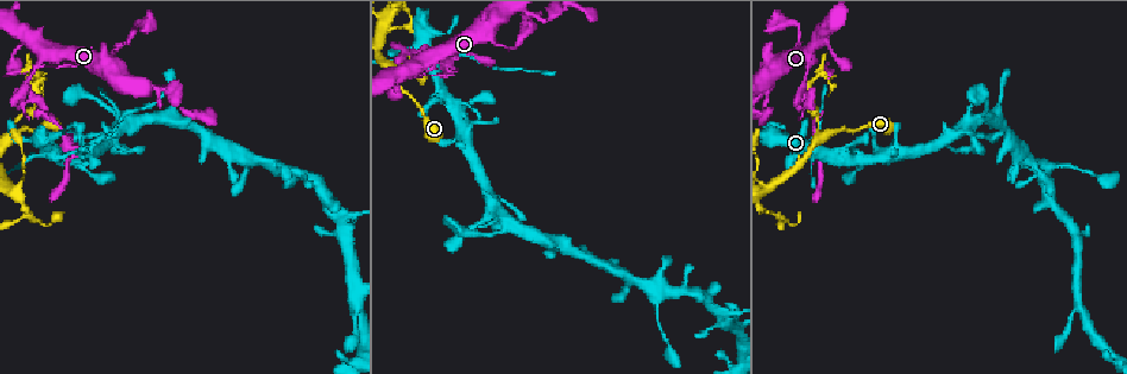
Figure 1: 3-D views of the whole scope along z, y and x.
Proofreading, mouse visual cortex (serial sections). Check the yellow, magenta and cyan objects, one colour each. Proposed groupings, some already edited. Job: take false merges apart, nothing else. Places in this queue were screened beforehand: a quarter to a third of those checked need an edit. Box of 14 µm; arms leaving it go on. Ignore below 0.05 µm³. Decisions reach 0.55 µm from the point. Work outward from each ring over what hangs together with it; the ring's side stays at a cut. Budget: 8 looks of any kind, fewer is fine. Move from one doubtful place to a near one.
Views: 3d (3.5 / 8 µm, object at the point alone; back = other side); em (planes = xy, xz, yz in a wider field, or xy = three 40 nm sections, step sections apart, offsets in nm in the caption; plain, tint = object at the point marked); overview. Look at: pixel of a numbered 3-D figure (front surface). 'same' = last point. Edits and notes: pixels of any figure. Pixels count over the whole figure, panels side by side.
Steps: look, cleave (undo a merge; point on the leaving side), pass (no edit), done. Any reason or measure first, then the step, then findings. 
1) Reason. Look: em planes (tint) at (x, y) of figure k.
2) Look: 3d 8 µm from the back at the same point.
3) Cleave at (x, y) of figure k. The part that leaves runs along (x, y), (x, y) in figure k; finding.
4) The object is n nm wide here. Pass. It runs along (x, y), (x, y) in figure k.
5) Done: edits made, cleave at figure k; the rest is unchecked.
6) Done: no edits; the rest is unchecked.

Abrupt turn. Look: 3d 3.5 µm at (548, 20) of figure 1.

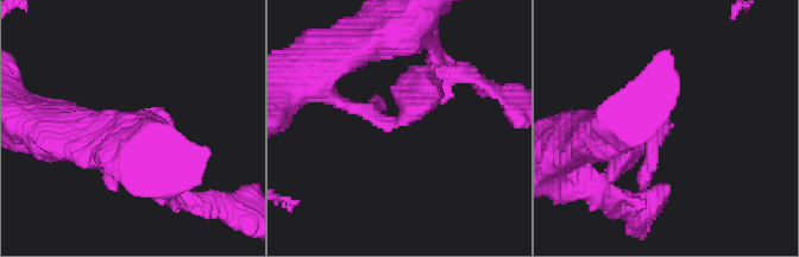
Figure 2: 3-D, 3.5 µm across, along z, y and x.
Now the EM. Look: em xy step 5 (tint) at (404, 115) of figure 2.

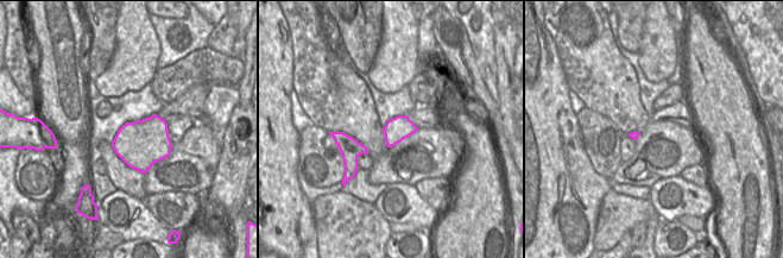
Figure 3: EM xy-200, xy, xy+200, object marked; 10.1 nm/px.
Pass. It runs along (68, 125), (144, 121), (152, 176) in figure 2; one cell here.

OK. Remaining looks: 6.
A fork. Look: 3d 3.5 µm at (414, 52) of figure 1.

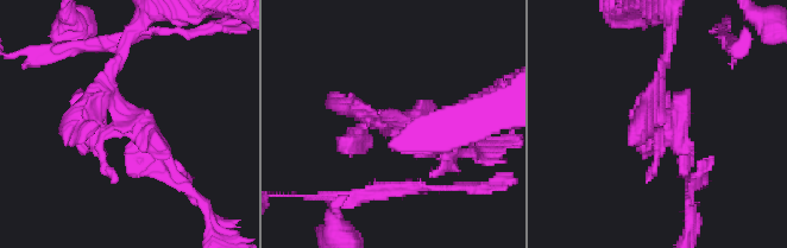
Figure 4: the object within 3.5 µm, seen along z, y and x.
Look: em xy step 1 (tint) at (125, 112) of figure 4.

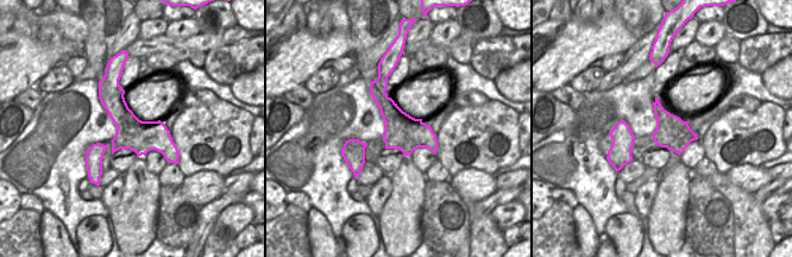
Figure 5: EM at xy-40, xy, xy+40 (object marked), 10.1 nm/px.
The object is 360 nm wide here. Cleave at (680, 99) of figure 4. The part that leaves runs along (662, 108), (692, 182) in figure 4; a second cell is stuck on.

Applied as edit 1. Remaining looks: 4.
Look: overview.

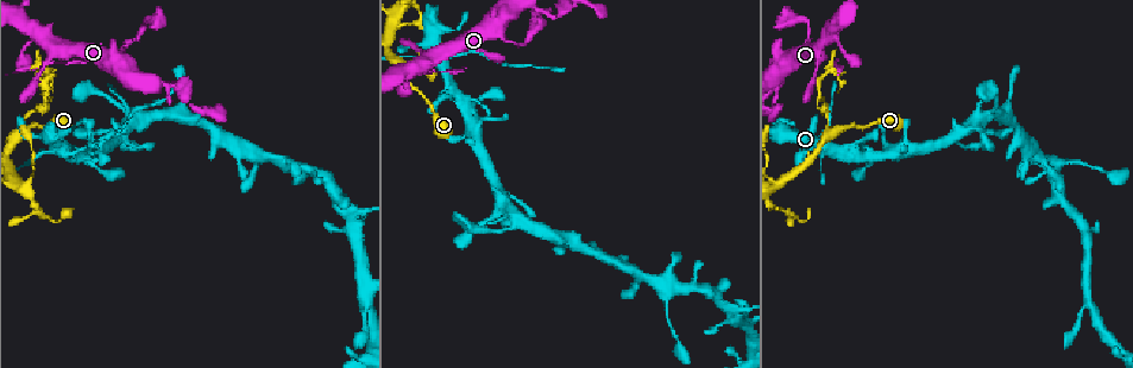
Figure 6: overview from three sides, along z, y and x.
A narrow waist. Look: 3d 3.5 µm at (16, 132) of figure 6.

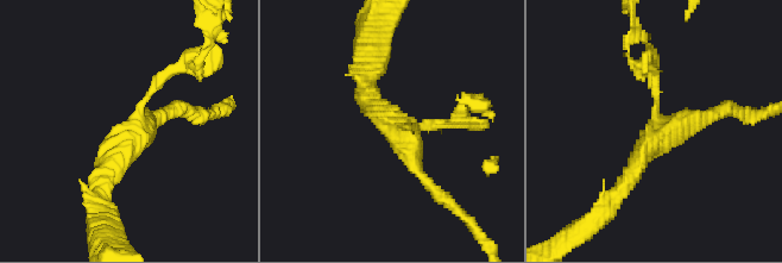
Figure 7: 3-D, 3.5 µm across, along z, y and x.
3 arms meet here. Pass. It runs along (723, 112), (661, 133), (622, 188) in figure 7; continuous, no second cell.

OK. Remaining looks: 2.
Done: edits made, cleave at figure 4; the rest is unchecked.

